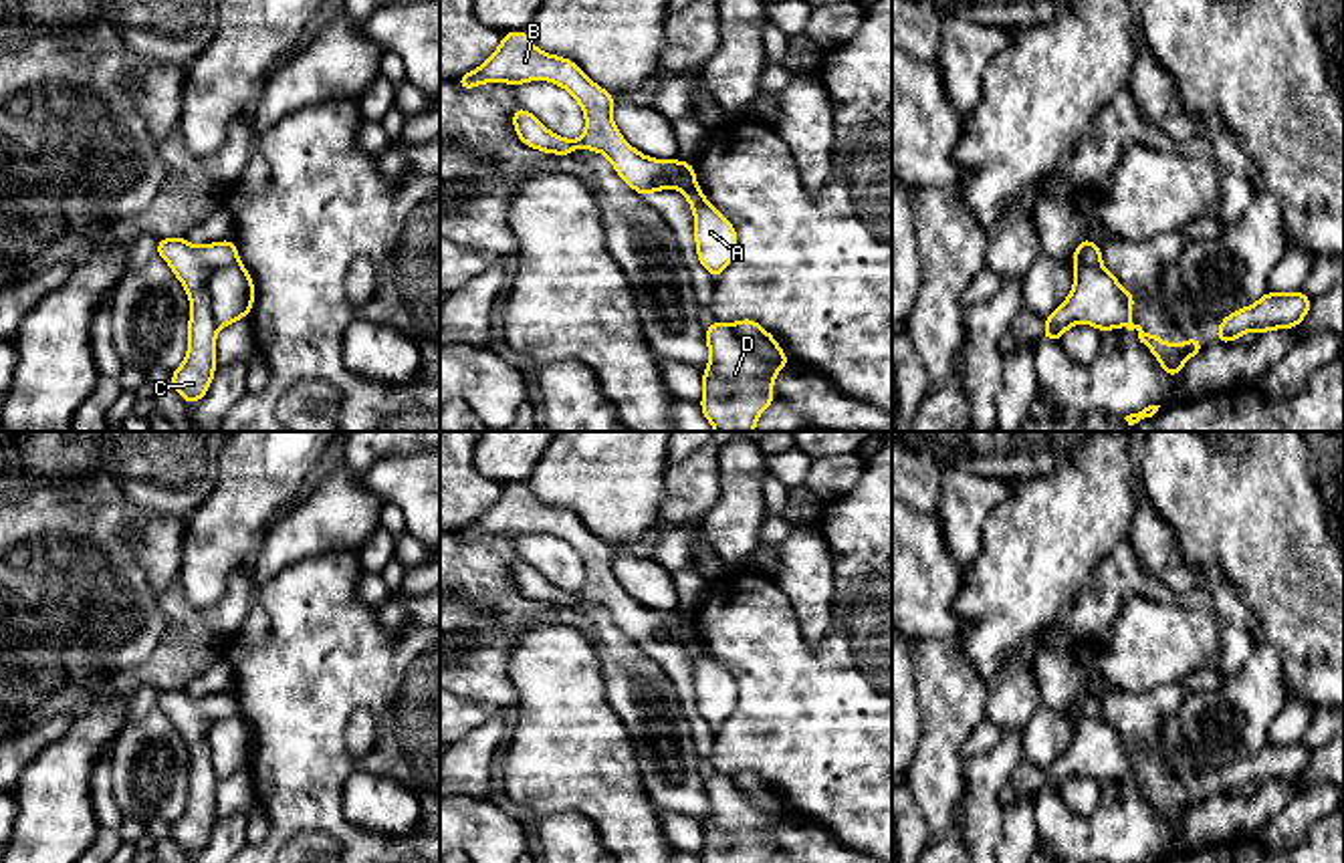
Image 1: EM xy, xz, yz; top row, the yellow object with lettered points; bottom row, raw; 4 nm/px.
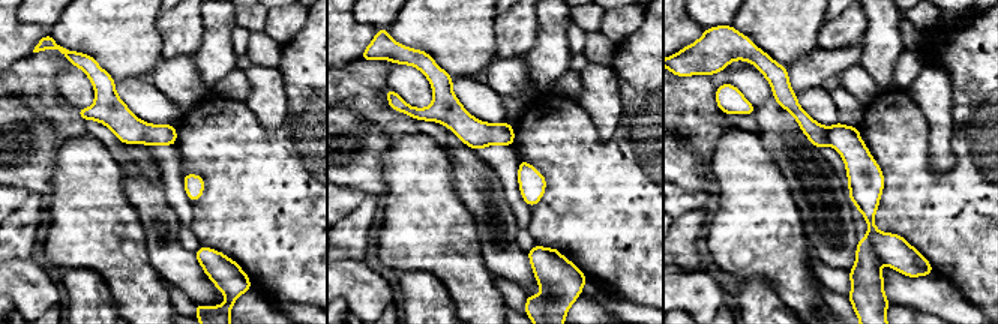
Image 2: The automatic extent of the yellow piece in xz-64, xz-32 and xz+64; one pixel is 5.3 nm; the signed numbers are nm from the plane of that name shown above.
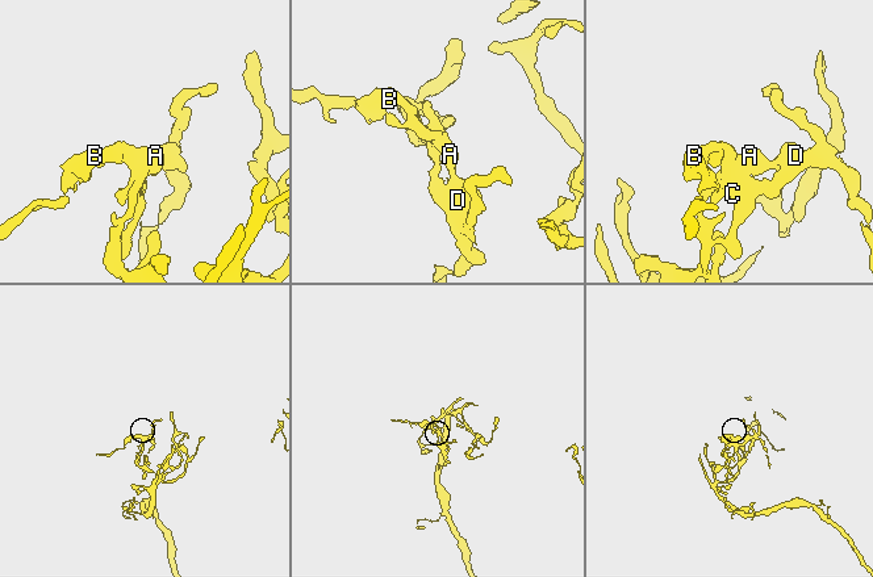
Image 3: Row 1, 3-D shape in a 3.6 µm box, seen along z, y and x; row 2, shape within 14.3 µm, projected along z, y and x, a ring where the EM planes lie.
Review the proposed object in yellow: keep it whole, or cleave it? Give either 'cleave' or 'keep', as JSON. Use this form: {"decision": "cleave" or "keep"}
{"decision": "cleave"}

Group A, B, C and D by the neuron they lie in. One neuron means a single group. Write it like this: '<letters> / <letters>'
A / B C D

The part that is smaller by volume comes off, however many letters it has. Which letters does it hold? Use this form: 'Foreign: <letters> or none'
Foreign: B, C, D

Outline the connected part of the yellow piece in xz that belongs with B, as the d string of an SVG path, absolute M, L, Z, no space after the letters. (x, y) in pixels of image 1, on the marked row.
M527 30L505 32L498 48L478 69L462 75L456 87L476 89L482 83L519 87L529 81L549 81L569 91L583 109L585 133L579 139L563 139L533 113L517 107L513 127L525 145L563 157L577 147L603 153L618 175L640 196L676 188L680 161L652 159L634 149L613 123L613 95L595 85L573 60L539 50Z

